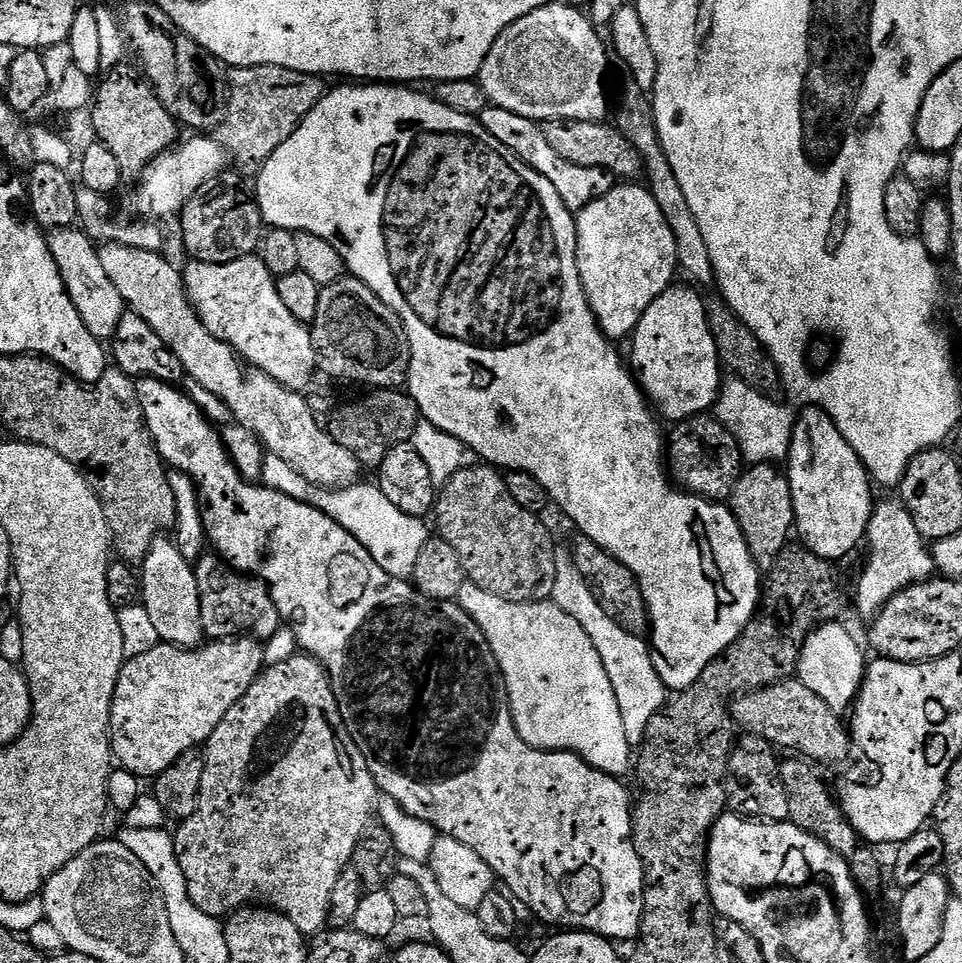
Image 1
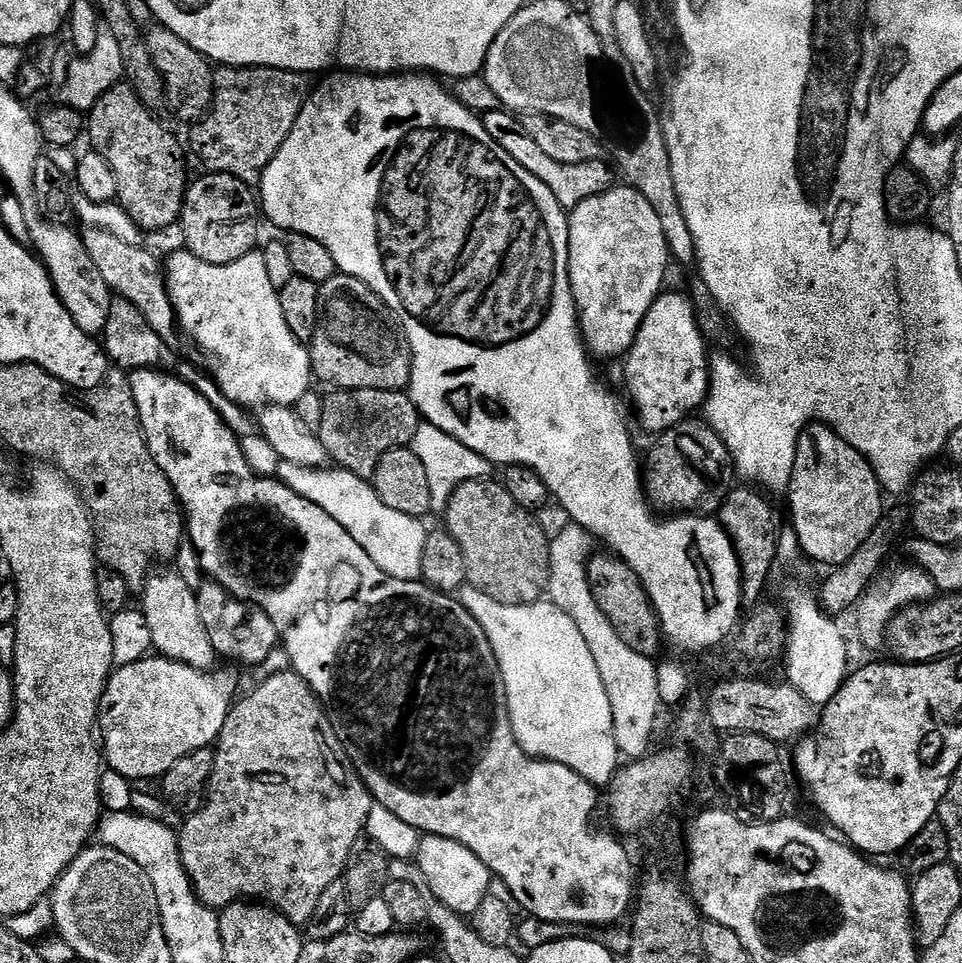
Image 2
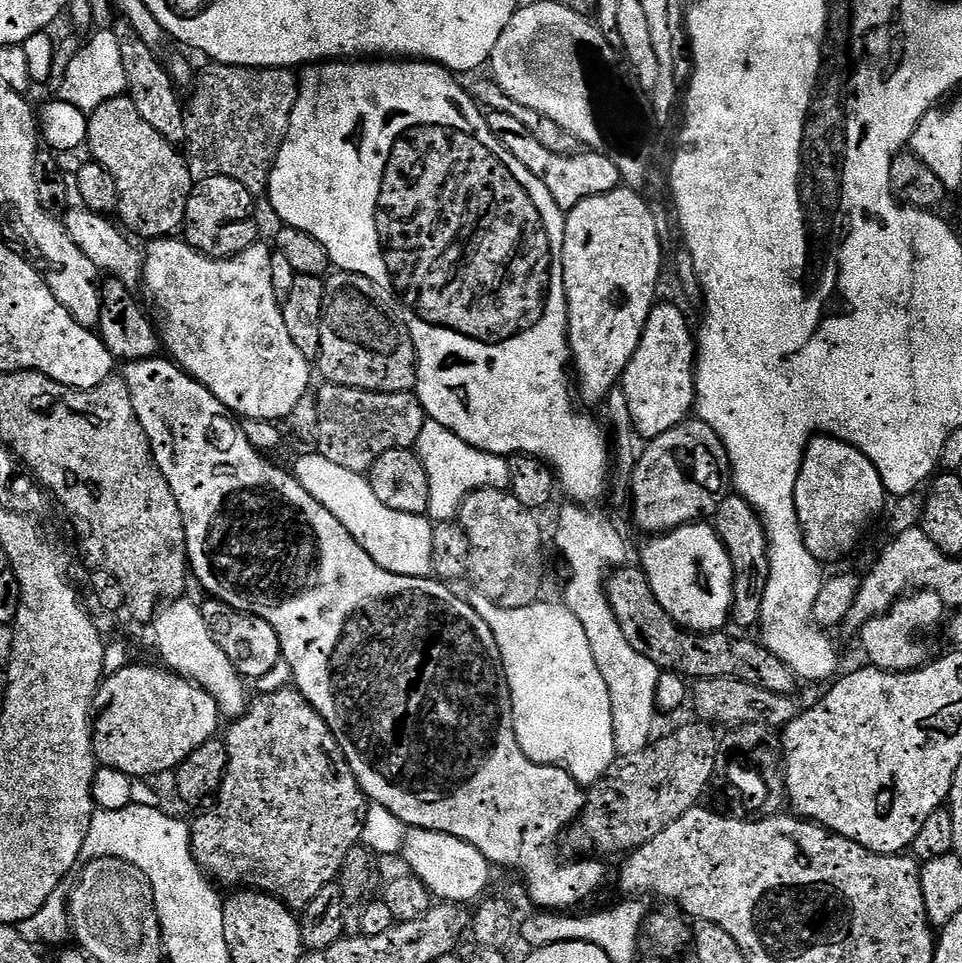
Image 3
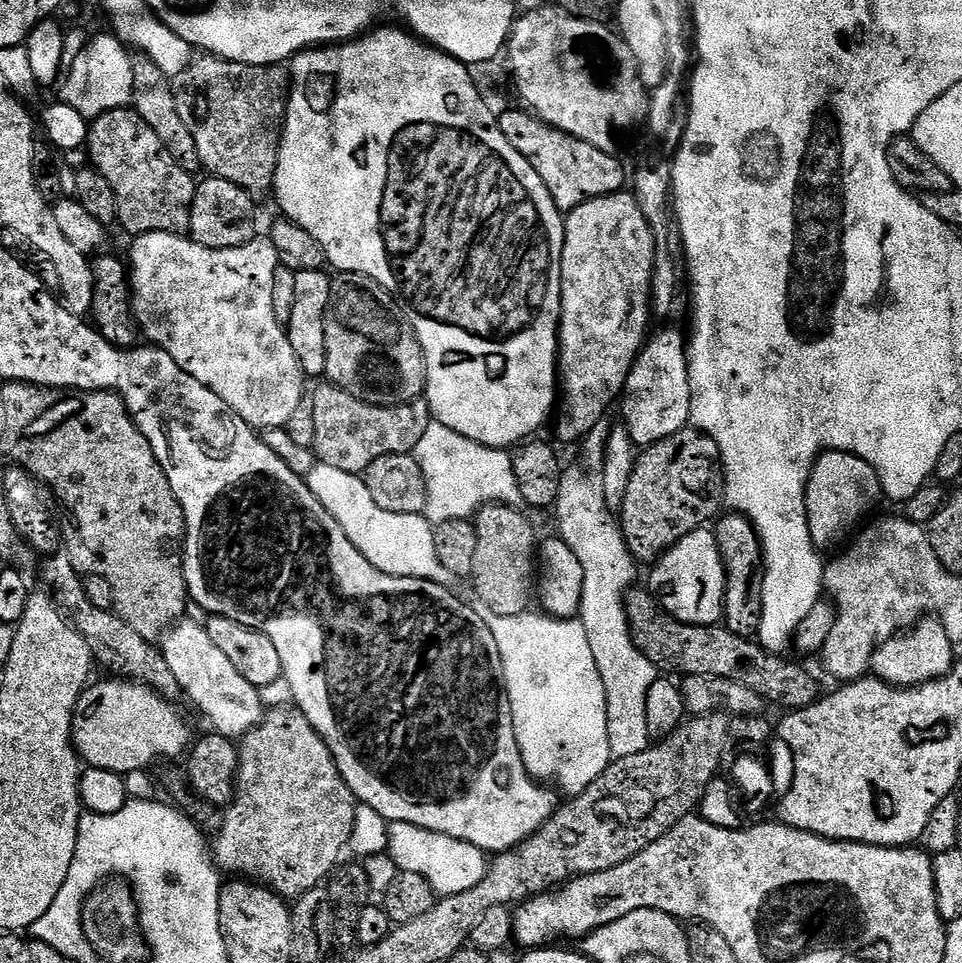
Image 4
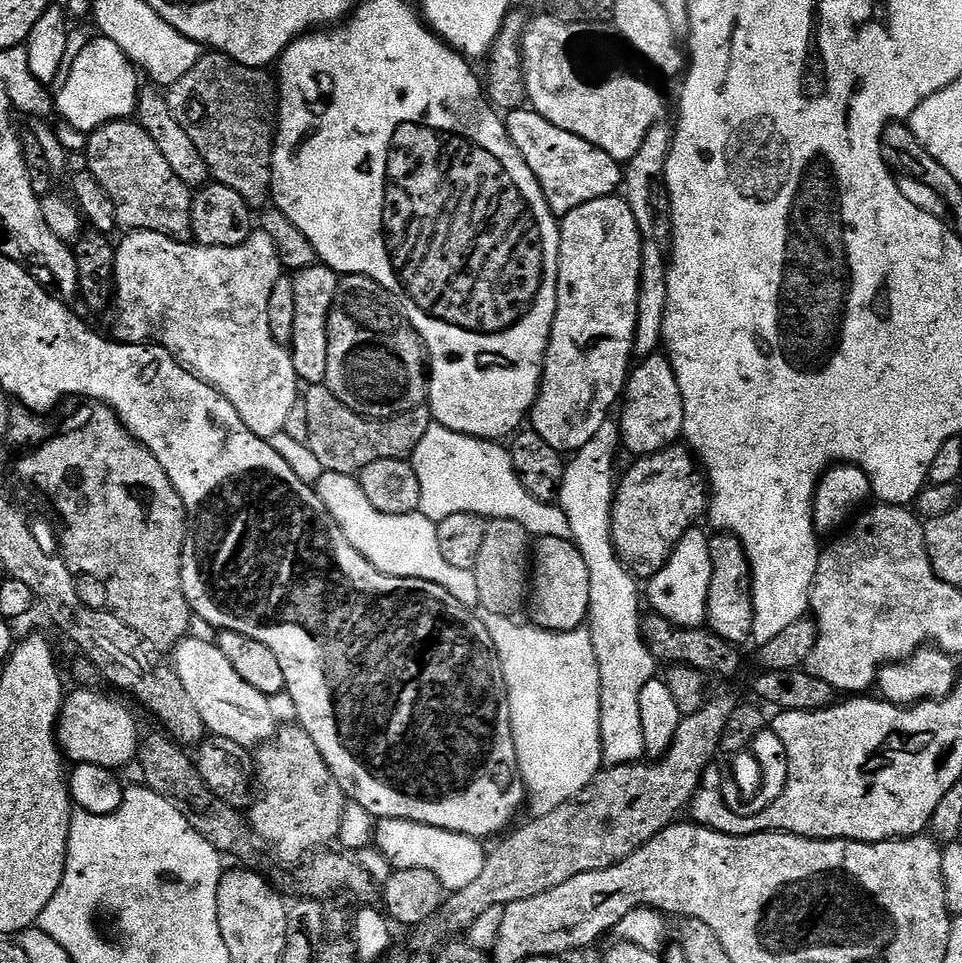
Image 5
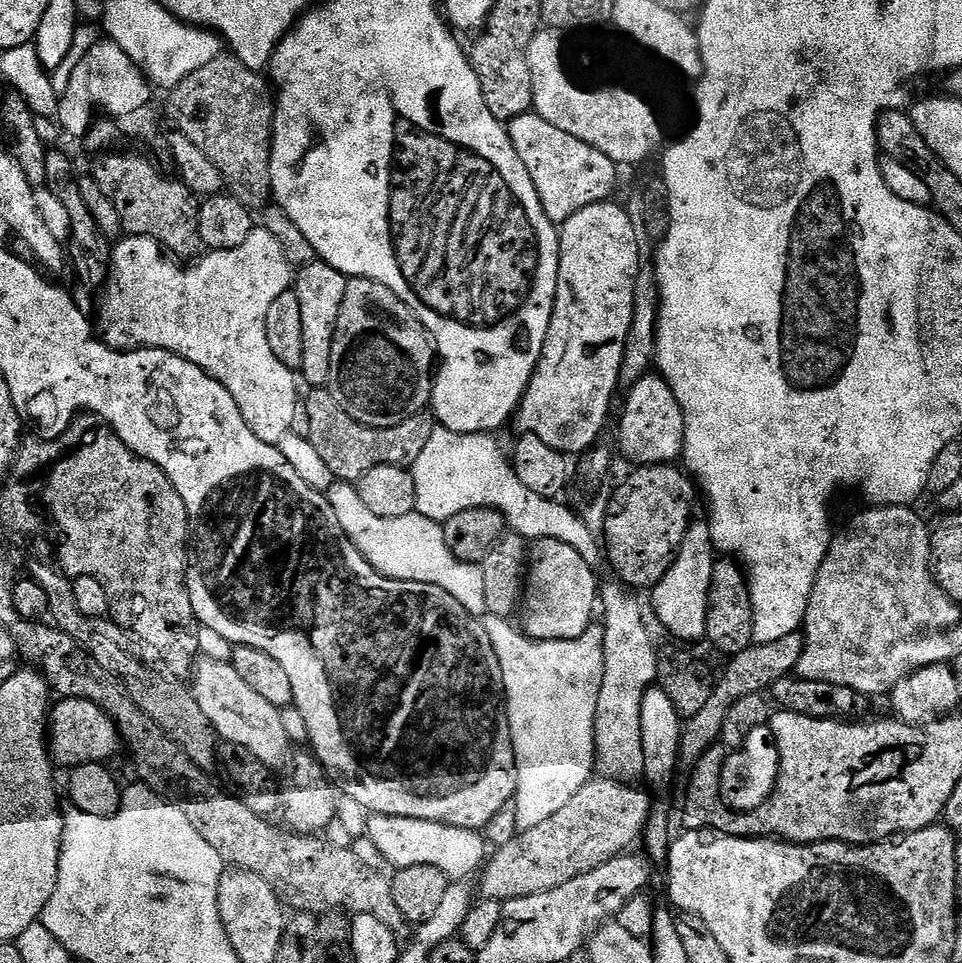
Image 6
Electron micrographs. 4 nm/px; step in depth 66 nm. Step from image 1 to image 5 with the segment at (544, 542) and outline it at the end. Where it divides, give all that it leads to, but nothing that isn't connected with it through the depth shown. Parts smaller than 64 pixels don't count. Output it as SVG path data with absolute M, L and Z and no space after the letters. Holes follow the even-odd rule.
M488 520L487 525L482 550L478 550L476 567L472 569L478 582L479 607L512 618L530 596L530 537L518 522Z

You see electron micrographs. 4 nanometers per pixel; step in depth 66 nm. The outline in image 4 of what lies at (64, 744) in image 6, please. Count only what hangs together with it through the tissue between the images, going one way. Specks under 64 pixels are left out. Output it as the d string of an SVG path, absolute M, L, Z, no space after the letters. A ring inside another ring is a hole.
M123 678L104 680L101 684L95 684L84 689L76 703L76 714L72 719L73 743L81 761L87 767L123 774L134 770L151 769L150 766L155 760L172 760L175 756L183 757L189 751L194 740L192 728L174 708L176 706L164 696L160 696L142 683Z

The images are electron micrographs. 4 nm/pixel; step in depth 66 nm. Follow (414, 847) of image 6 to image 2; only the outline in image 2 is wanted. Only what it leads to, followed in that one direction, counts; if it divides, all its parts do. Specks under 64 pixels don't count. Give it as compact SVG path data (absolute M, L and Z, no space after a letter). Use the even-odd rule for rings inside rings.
M425 835L420 841L420 848L414 857L424 875L424 884L439 903L444 904L450 910L454 910L459 916L471 918L482 903L482 898L490 894L488 888L494 884L492 871L466 846L454 842L450 838Z

